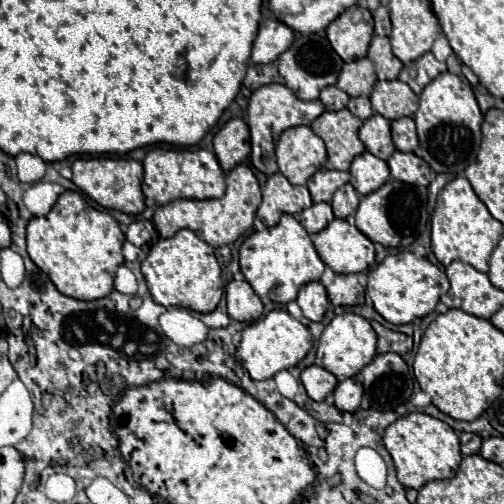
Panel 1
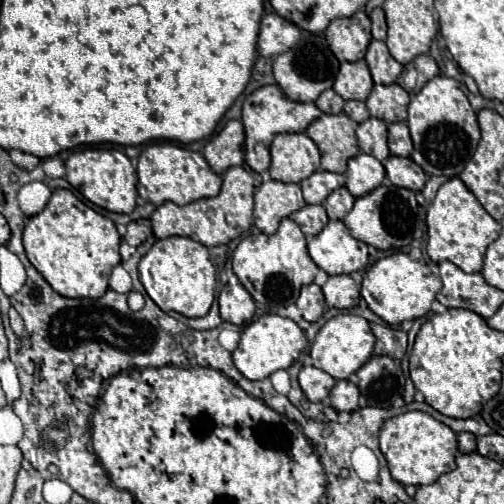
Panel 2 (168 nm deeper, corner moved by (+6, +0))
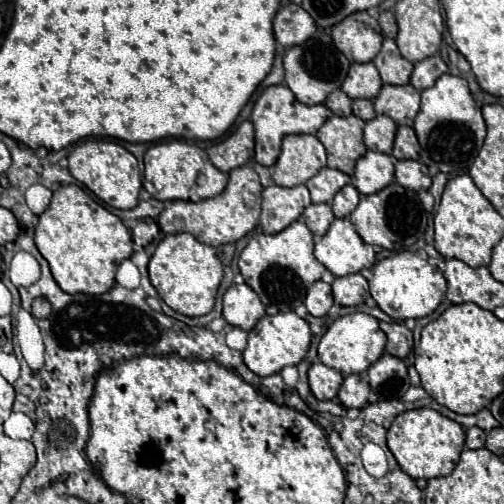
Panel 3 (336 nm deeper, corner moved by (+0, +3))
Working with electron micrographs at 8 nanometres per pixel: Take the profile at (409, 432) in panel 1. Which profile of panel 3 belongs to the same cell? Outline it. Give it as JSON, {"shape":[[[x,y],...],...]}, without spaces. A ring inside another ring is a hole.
{"shape":[[[423,407],[423,409],[413,409],[413,411],[403,411],[399,417],[395,417],[393,425],[387,431],[387,445],[389,451],[395,455],[399,467],[413,479],[425,477],[441,477],[447,475],[455,469],[459,455],[465,445],[465,433],[463,427],[441,413]]]}

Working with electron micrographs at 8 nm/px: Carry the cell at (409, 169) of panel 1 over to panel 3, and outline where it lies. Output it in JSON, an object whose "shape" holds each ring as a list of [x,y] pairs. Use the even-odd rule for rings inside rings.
{"shape":[[[397,161],[395,179],[399,185],[411,191],[421,191],[431,187],[431,177],[427,173],[427,167],[419,161]]]}

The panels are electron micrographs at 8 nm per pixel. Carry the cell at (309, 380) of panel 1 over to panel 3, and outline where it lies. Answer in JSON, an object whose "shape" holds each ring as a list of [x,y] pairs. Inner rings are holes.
{"shape":[[[315,363],[309,369],[309,385],[317,399],[335,399],[343,383],[343,375],[323,363]]]}

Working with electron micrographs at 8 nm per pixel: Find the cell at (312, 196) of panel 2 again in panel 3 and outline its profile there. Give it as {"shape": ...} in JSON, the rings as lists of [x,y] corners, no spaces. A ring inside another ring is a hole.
{"shape":[[[323,167],[315,177],[311,177],[305,185],[311,191],[311,201],[313,203],[331,203],[335,193],[351,181],[349,175],[337,169]]]}

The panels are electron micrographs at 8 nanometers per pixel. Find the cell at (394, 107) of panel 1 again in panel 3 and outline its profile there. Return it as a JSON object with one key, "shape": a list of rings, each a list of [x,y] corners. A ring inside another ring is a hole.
{"shape":[[[385,85],[373,105],[379,115],[391,117],[397,125],[413,127],[413,119],[419,111],[419,99],[421,95],[413,85]]]}

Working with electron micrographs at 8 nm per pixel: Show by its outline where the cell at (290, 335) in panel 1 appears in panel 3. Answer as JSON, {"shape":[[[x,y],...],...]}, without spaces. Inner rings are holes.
{"shape":[[[287,311],[287,313],[277,313],[273,317],[267,315],[255,325],[255,329],[249,331],[249,343],[247,349],[243,351],[243,361],[255,375],[269,377],[279,373],[287,365],[299,365],[307,355],[309,345],[311,345],[309,323],[301,319],[297,313]]]}

